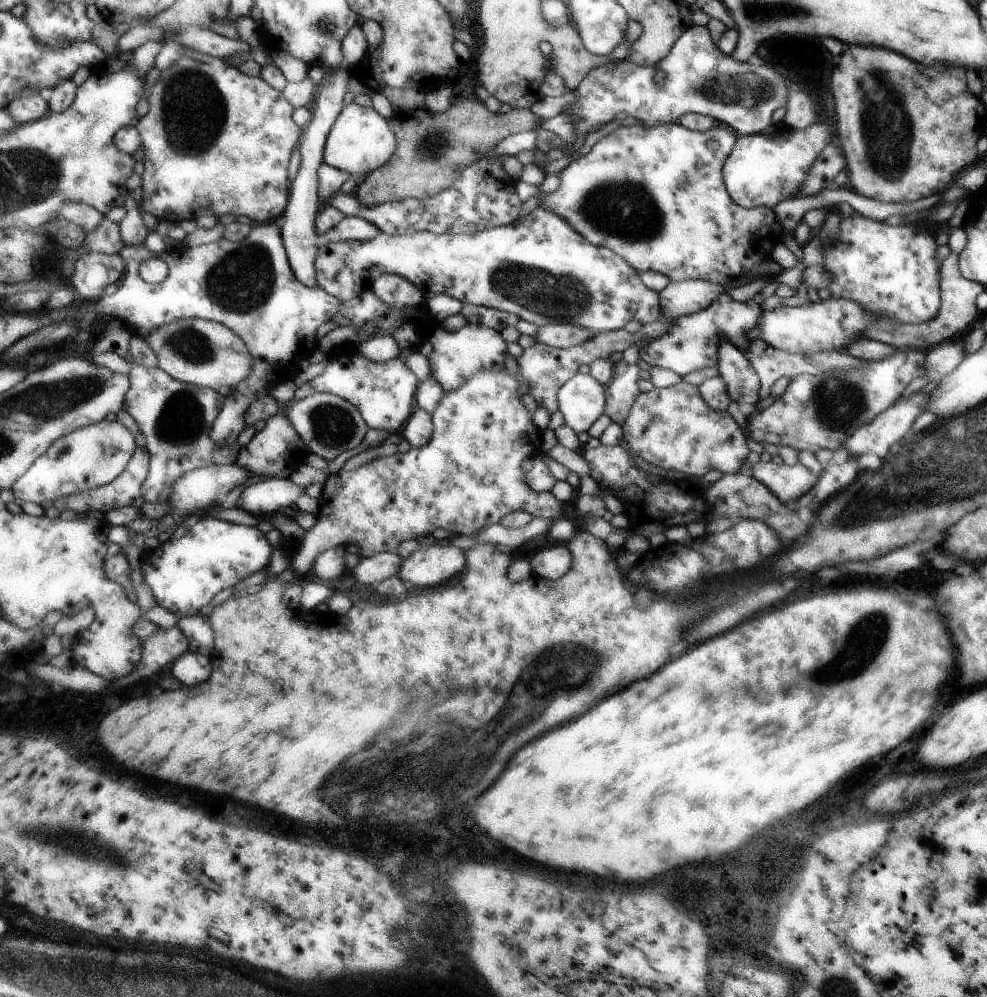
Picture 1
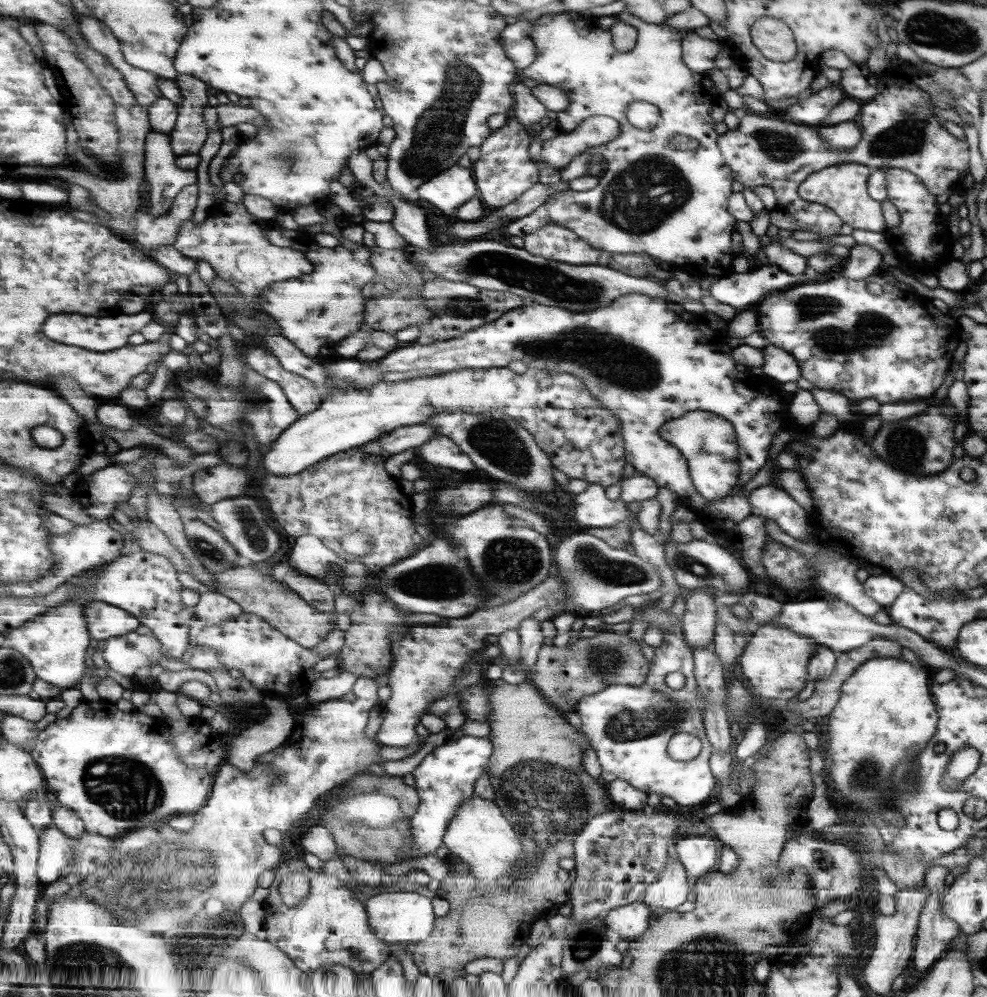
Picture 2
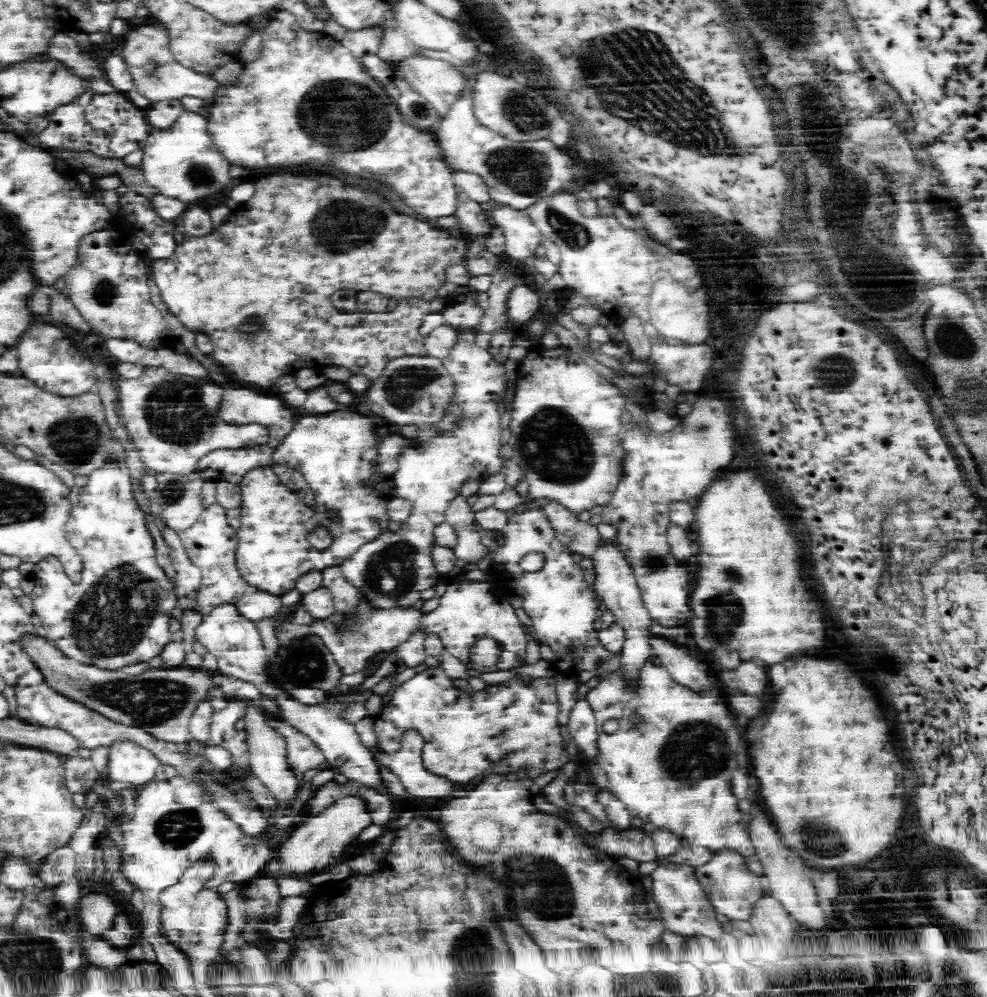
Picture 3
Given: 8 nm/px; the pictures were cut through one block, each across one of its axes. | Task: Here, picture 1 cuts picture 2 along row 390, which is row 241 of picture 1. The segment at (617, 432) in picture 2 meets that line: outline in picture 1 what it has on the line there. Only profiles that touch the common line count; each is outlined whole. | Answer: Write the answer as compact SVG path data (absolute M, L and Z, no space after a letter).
M537 206L529 216L519 218L517 222L513 222L511 226L503 226L503 228L493 228L493 230L485 230L485 232L477 232L477 234L441 234L437 236L435 232L415 232L415 234L405 234L405 236L393 236L393 234L379 234L373 240L349 240L349 242L329 242L325 246L319 248L319 258L317 258L317 278L321 288L325 288L329 294L341 298L343 302L349 302L353 298L357 298L359 294L365 294L367 290L373 288L373 284L377 282L377 278L381 278L383 274L397 274L403 276L407 280L411 280L413 284L417 284L425 296L451 296L455 300L461 300L463 304L473 304L473 306L483 306L483 308L491 308L491 310L501 310L507 314L515 314L521 316L523 322L531 322L537 324L539 328L543 326L553 326L553 324L571 324L571 326L579 326L579 328L587 328L593 334L601 334L601 332L611 332L611 330L621 330L625 322L635 320L641 326L643 324L651 324L657 318L661 318L661 304L659 304L659 294L655 290L649 290L641 278L639 272L635 268L631 268L627 262L623 262L617 254L613 254L609 248L601 248L601 246L591 246L589 240L585 240L583 236L579 236L571 226L569 220L561 214L557 214L555 210L549 210L545 206Z

